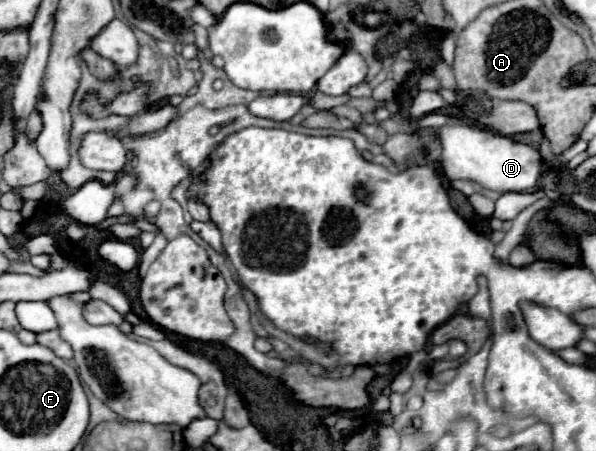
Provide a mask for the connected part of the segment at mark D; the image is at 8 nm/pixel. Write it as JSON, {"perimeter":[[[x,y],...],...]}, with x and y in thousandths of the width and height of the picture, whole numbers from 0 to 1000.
{"perimeter":[[[755,275],[738,284],[742,297],[742,373],[745,386],[762,399],[792,399],[819,421],[832,426],[883,426],[903,417],[909,386],[909,346],[886,319],[862,315],[859,306],[826,297],[782,275]]]}

